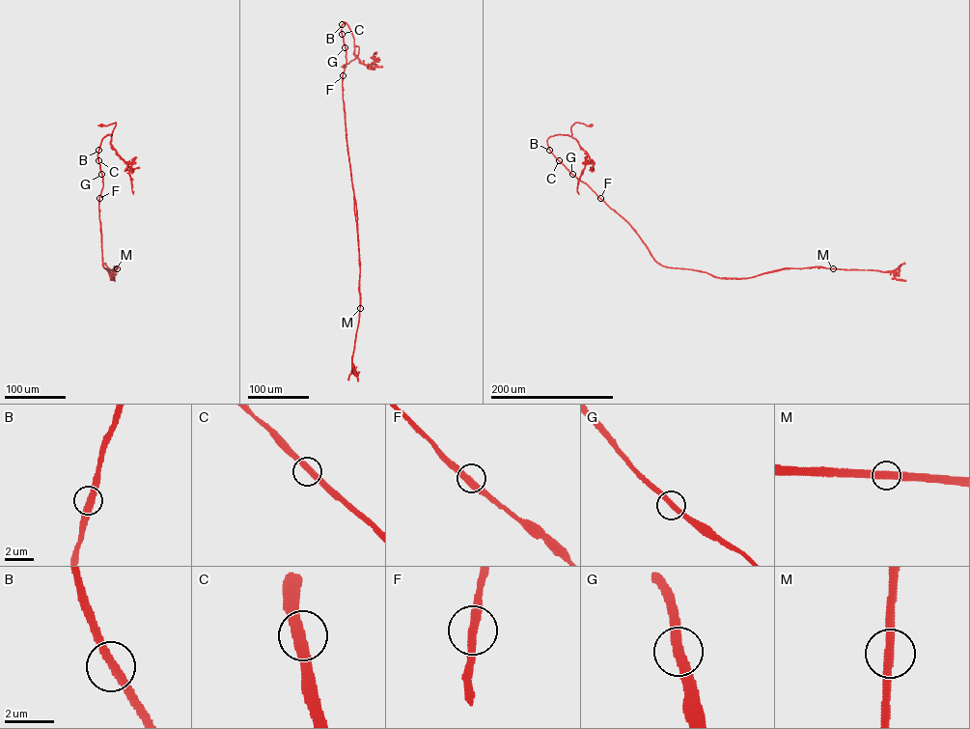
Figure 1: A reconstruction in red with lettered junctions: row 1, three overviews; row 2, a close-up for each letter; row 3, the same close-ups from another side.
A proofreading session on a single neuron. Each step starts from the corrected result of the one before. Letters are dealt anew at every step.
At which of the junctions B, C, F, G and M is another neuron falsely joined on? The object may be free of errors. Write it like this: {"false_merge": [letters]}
{"false_merge": ["M"]}

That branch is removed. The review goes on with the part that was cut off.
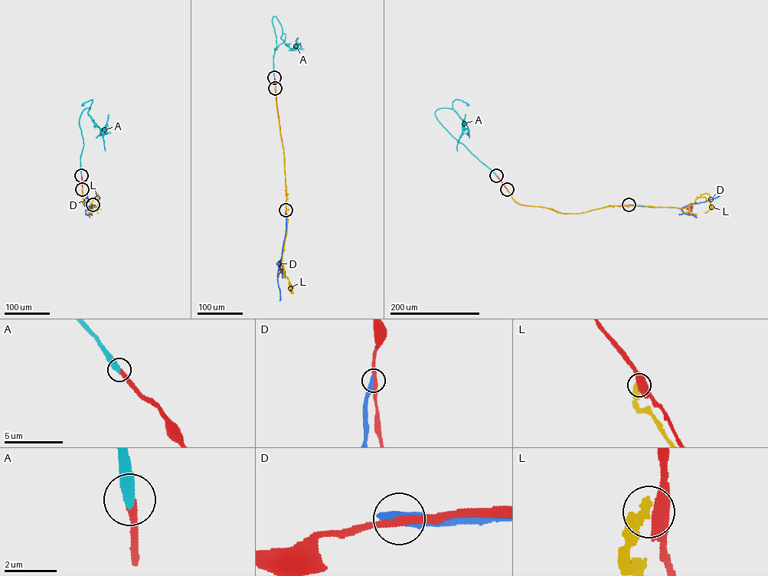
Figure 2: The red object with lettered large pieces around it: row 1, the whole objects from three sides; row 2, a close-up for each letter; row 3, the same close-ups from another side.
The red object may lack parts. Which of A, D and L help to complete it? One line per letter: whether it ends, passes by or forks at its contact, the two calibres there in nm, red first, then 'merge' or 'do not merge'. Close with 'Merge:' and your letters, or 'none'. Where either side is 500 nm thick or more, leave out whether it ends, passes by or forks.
A: it ends there; 320 nm thick on the red side, 480 nm on the other; merge
D: 280 nm thick on the red side, 550 nm on the other; do not merge
L: it ends there; 480 nm thick on the red side, 360 nm on the other; do not merge
Merge: A

